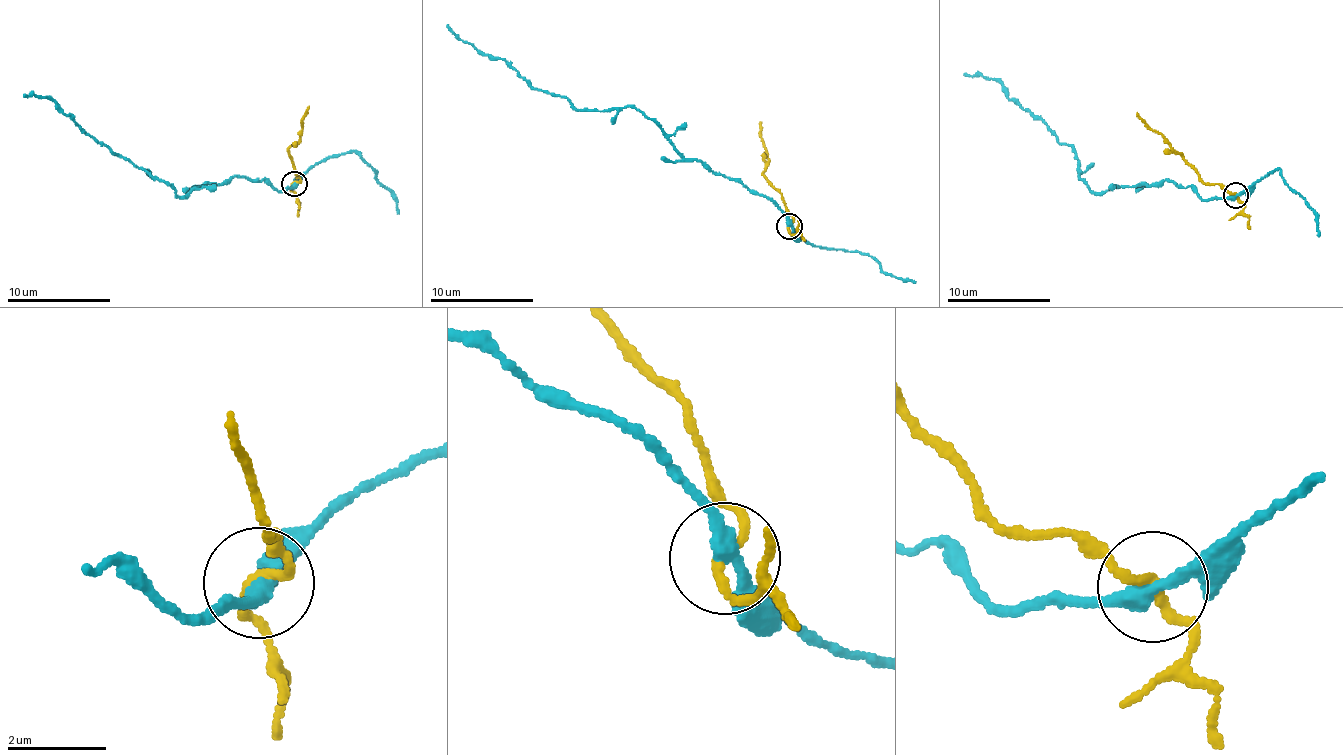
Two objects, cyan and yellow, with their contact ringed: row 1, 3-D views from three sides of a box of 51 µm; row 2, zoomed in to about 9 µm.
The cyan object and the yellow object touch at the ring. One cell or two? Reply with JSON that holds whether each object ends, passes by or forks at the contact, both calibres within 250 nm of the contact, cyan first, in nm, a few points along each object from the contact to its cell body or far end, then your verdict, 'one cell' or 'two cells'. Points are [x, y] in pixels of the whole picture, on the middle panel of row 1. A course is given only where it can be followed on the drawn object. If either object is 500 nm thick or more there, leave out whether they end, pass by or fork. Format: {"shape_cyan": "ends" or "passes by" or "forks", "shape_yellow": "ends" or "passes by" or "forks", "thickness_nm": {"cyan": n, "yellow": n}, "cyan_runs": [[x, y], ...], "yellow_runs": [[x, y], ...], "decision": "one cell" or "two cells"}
{"shape_cyan": "passes by", "shape_yellow": "passes by", "thickness_nm": {"cyan": 320, "yellow": 180}, "cyan_runs": [[790, 226], [768, 199], [688, 160], [632, 107], [575, 109], [475, 49], [446, 24]], "yellow_runs": [[790, 226], [792, 216], [782, 195], [764, 176], [769, 162], [760, 121]], "decision": "two cells"}

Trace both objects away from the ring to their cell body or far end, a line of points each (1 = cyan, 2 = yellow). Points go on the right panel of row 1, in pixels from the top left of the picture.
1: (1236, 194), (1203, 199), (1168, 180), (1097, 193), (1077, 173), (1076, 151), (994, 79), (963, 75)
2: (1236, 194), (1205, 182), (1136, 113)

